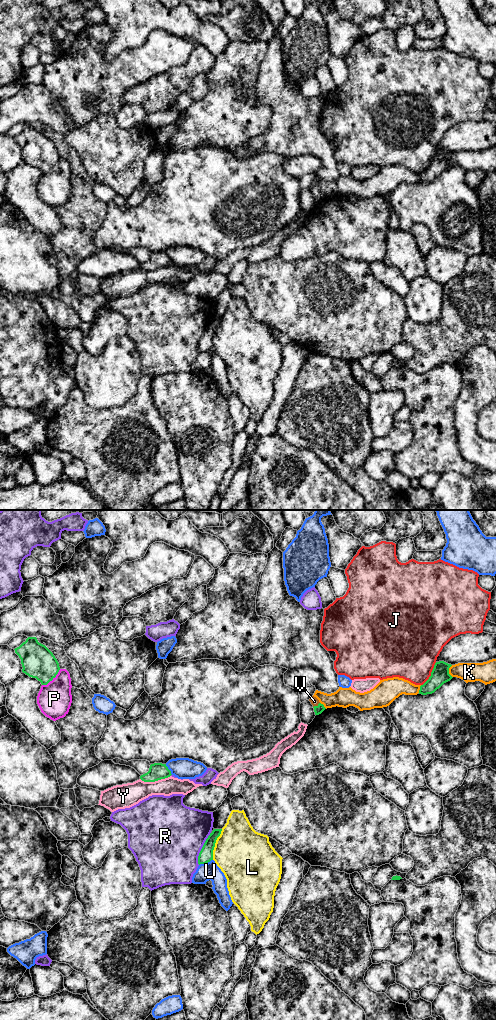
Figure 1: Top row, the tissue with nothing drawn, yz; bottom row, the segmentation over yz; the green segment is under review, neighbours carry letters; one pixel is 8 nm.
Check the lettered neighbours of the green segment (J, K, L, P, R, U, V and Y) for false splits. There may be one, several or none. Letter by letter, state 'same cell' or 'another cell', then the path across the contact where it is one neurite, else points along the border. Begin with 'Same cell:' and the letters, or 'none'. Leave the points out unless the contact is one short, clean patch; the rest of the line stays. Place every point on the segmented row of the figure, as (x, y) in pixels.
Same cell: V
J: another cell
K: another cell
L: another cell
P: another cell
R: another cell
U: another cell
V: same cell; way yz (320, 708), (316, 706), (314, 701)
Y: another cell

